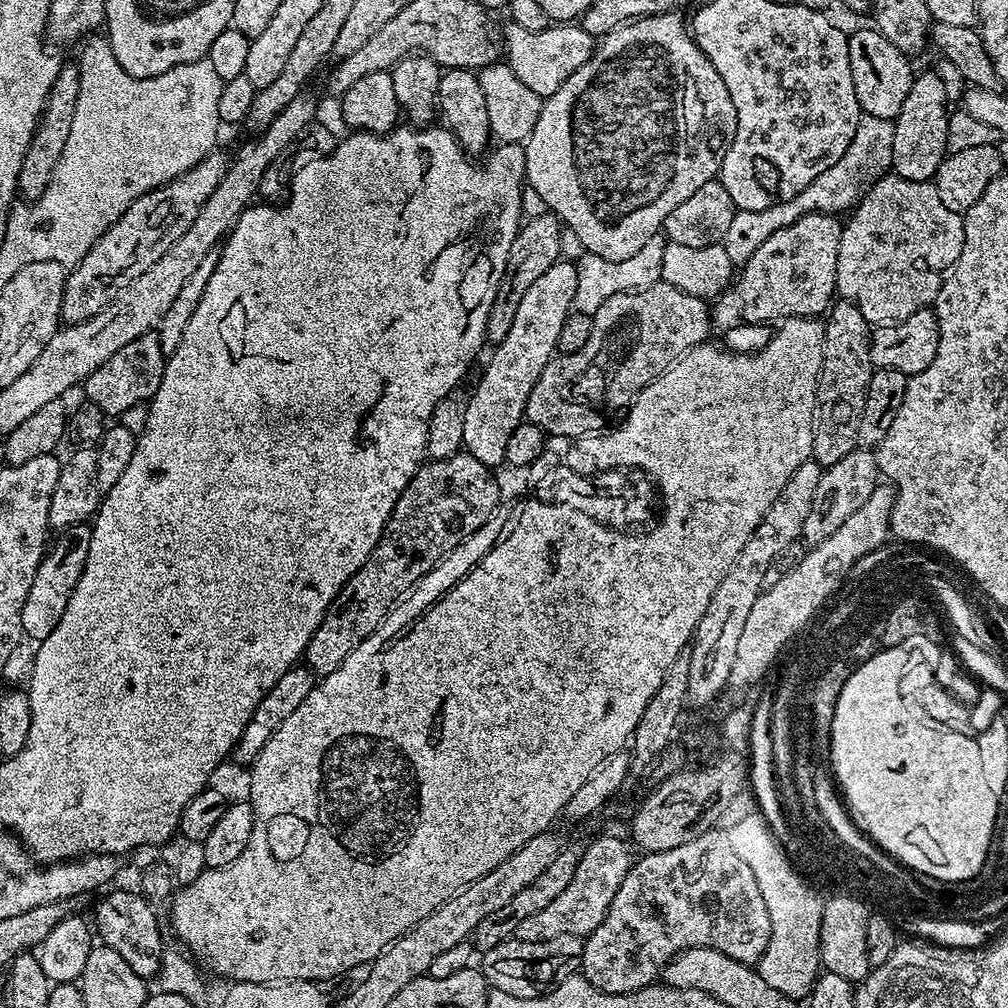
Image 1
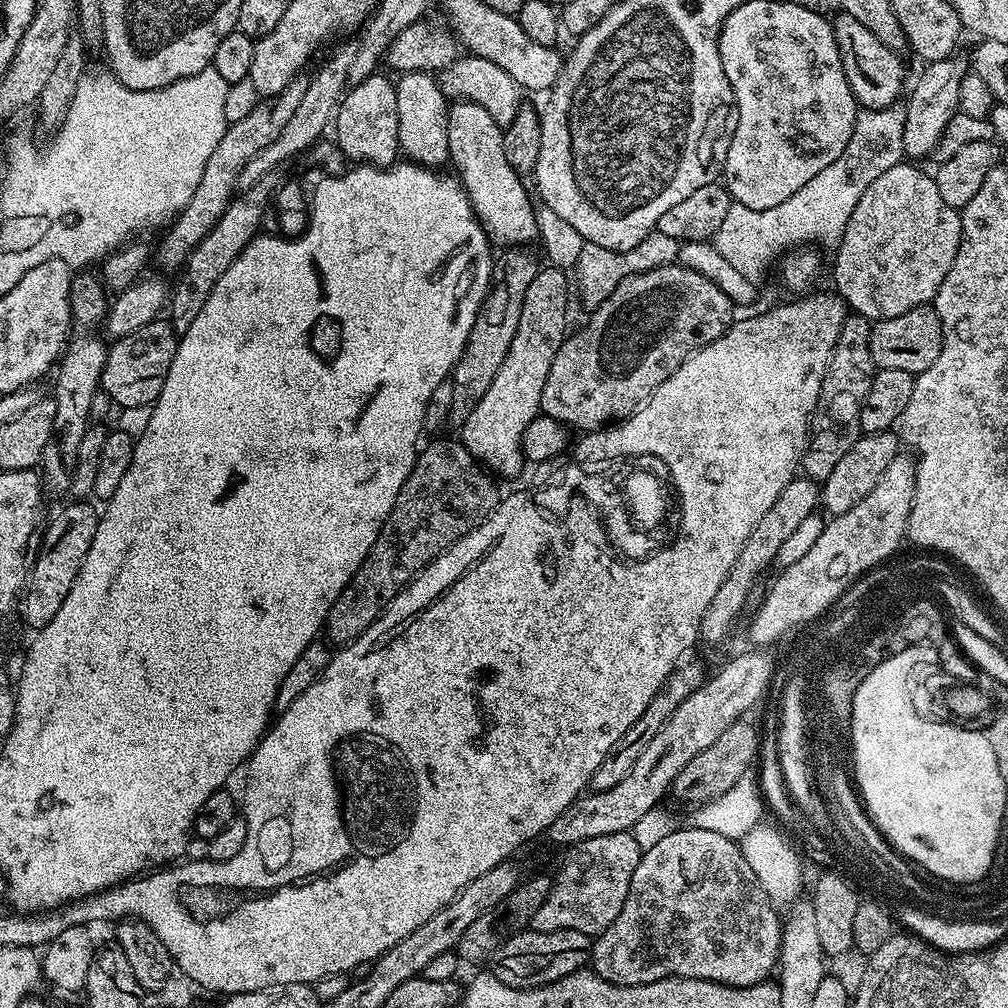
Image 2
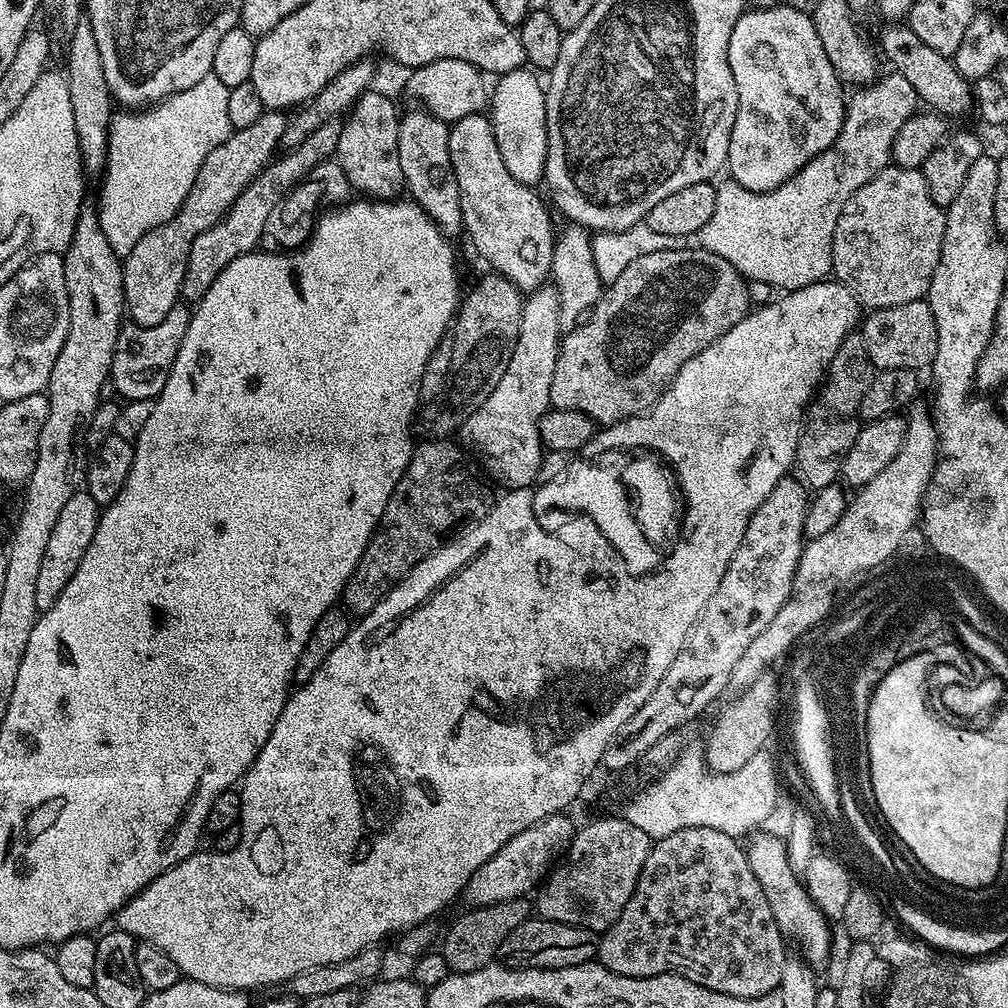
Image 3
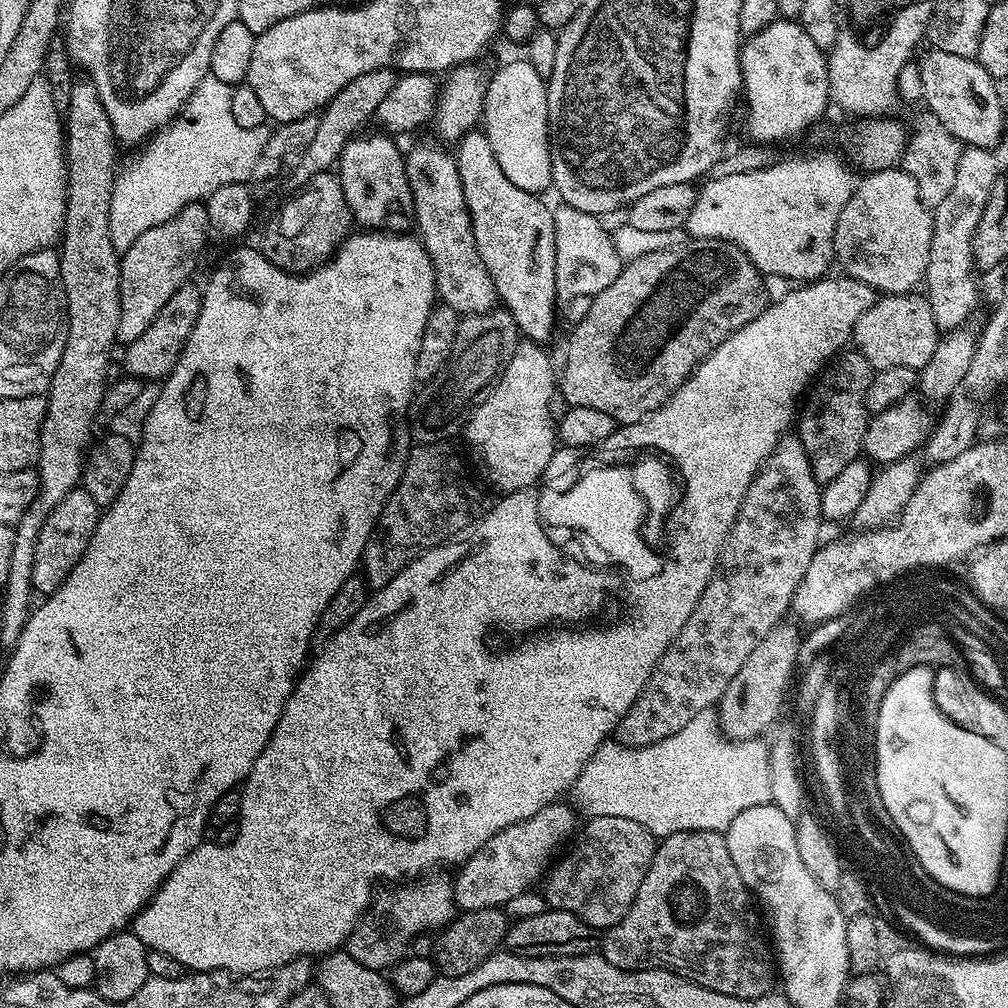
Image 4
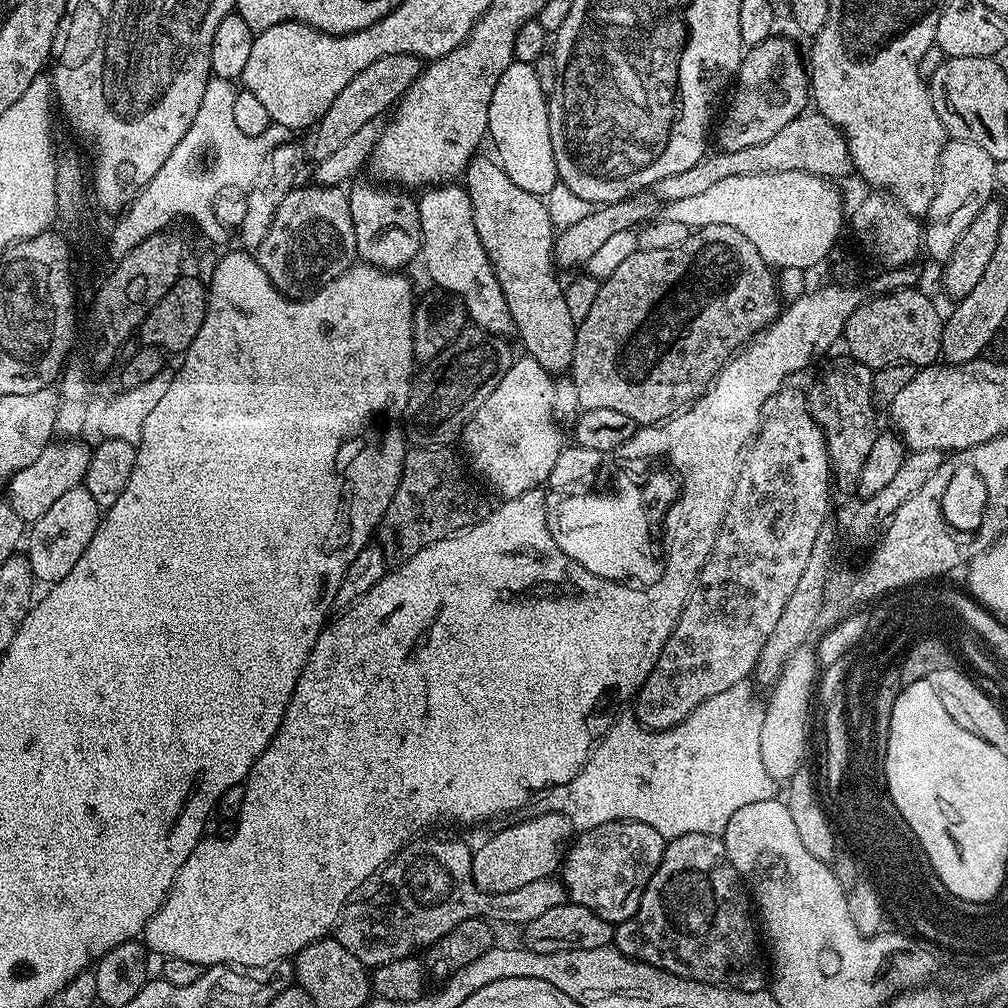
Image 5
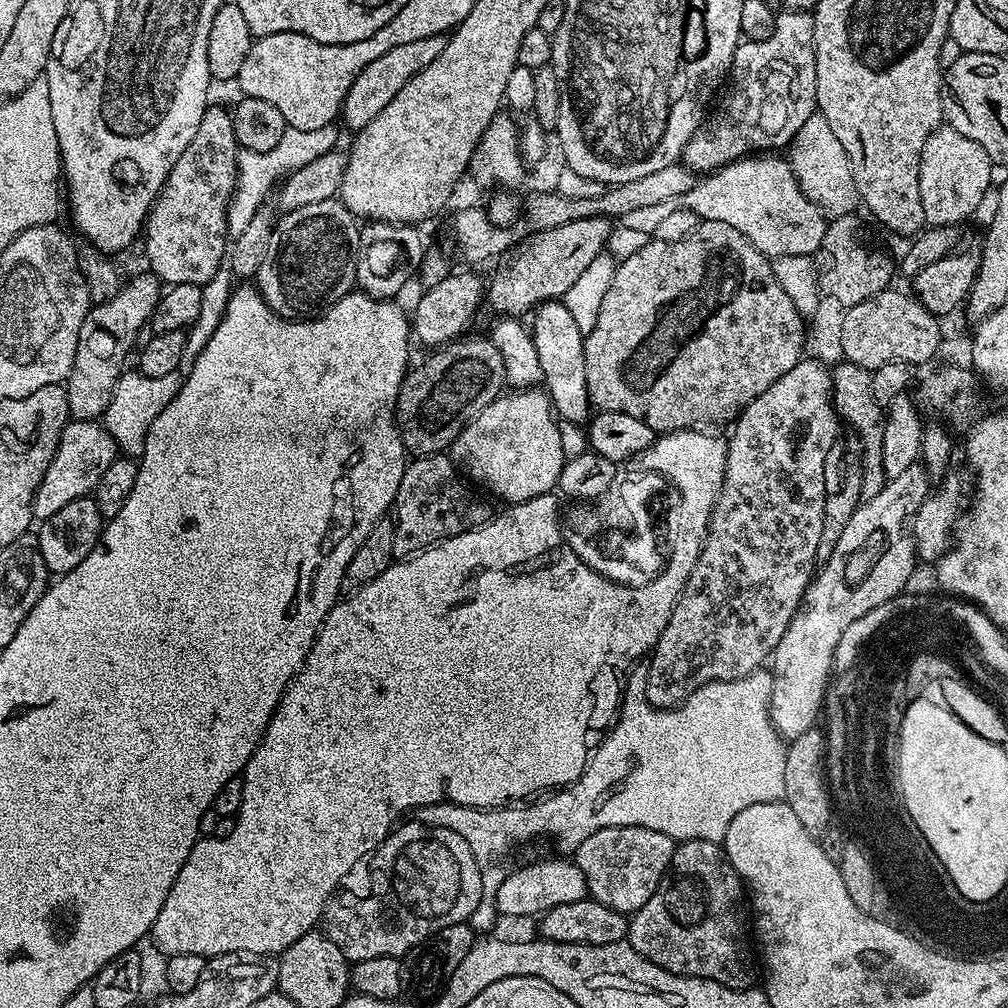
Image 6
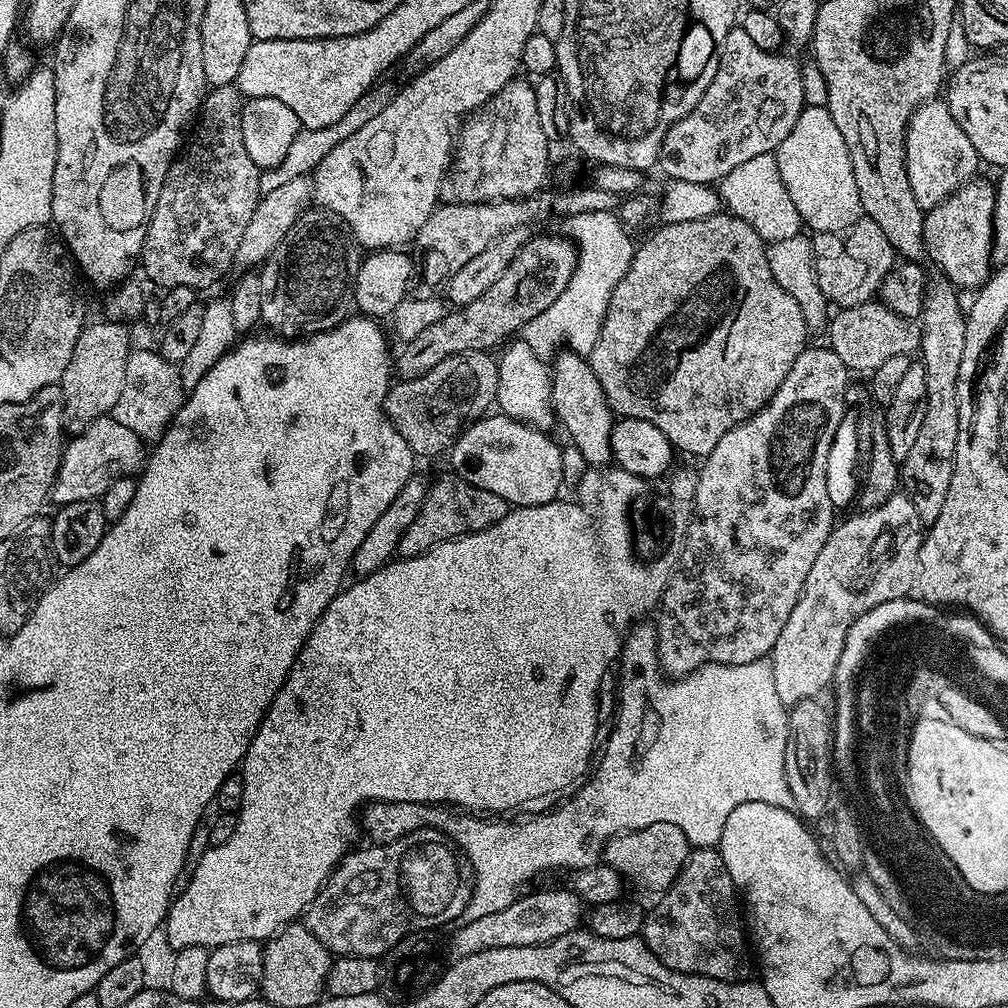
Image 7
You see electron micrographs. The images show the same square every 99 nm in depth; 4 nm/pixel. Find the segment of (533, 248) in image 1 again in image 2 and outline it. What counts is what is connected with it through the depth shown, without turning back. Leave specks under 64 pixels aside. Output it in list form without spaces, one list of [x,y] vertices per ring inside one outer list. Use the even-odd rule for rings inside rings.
[[[512,246],[495,257],[492,265],[492,287],[482,302],[478,318],[470,330],[470,338],[452,370],[450,381],[453,384],[453,404],[451,415],[457,418],[467,416],[468,411],[490,390],[490,382],[494,382],[494,374],[498,374],[498,366],[502,366],[502,358],[506,358],[506,350],[510,350],[510,342],[514,342],[514,334],[518,330],[518,318],[522,318],[522,302],[526,298],[526,290],[530,282],[542,271],[536,265],[534,257],[524,246]]]

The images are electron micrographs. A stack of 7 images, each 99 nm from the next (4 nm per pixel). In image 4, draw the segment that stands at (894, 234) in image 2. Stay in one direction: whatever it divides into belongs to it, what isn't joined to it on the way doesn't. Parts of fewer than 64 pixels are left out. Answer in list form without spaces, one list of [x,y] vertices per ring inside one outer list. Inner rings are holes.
[[[900,166],[869,172],[838,214],[834,260],[844,267],[843,275],[870,286],[877,294],[897,296],[921,287],[930,262],[930,238],[934,238],[932,212],[918,198],[918,182]]]

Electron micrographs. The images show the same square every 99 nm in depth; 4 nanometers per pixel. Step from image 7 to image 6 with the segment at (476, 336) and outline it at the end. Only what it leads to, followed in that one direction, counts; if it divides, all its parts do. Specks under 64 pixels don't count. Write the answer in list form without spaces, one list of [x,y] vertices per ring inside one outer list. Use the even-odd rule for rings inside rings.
[[[591,216],[581,220],[571,220],[566,222],[566,226],[554,226],[550,230],[541,232],[532,232],[529,236],[508,249],[503,256],[499,257],[496,273],[492,276],[492,284],[486,288],[486,304],[493,308],[494,311],[500,312],[504,318],[520,318],[523,312],[531,313],[540,307],[541,304],[548,303],[549,300],[560,300],[578,282],[578,278],[594,262],[594,258],[600,256],[605,248],[609,245],[611,232],[614,224],[609,217]]]

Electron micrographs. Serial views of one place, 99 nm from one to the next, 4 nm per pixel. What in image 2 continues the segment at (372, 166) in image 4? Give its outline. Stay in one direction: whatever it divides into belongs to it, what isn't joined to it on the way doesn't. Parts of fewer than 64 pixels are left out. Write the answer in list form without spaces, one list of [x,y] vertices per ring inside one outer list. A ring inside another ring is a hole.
[[[383,74],[366,78],[345,91],[334,113],[334,139],[345,157],[357,165],[387,168],[401,155],[398,142],[398,98],[395,83]]]

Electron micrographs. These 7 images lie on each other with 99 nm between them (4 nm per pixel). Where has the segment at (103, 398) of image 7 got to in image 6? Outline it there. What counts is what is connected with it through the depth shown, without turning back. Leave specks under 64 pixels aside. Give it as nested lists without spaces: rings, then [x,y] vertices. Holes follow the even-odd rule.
[[[144,270],[133,280],[125,279],[122,287],[109,301],[92,304],[78,334],[78,350],[74,354],[74,366],[66,381],[68,389],[68,413],[73,419],[94,420],[103,417],[111,404],[116,384],[125,371],[124,359],[133,351],[135,335],[143,324],[152,319],[154,306],[160,300],[161,281]]]

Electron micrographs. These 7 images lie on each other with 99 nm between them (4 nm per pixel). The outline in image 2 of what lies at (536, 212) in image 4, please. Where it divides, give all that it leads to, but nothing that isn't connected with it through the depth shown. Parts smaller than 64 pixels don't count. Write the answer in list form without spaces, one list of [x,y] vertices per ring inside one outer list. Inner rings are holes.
[[[457,100],[448,109],[448,159],[455,175],[464,185],[464,193],[472,203],[472,209],[476,211],[476,217],[484,227],[484,232],[489,240],[500,246],[528,246],[531,240],[537,239],[535,224],[535,206],[533,197],[528,197],[524,184],[520,181],[521,173],[508,160],[508,148],[504,144],[505,129],[490,118],[490,110],[478,106],[478,102],[469,100]]]

